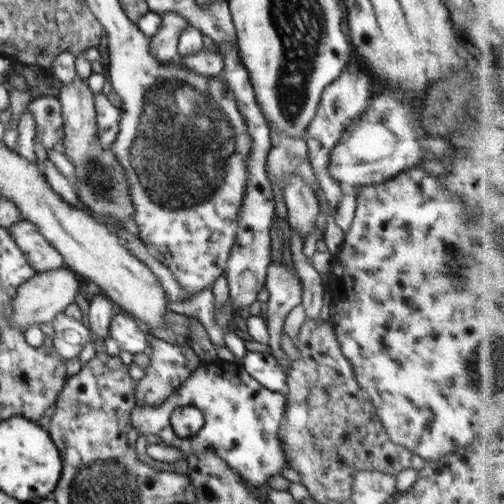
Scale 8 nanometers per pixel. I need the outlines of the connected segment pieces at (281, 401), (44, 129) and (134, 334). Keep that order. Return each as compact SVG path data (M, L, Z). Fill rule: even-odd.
M216 360L213 363L205 363L199 366L188 378L186 383L172 394L165 403L158 407L136 407L131 415L131 427L136 428L139 435L154 435L158 437L158 444L178 448L187 454L196 452L214 452L220 456L231 470L239 476L240 480L256 490L263 484L269 484L272 475L280 475L280 469L287 467L287 461L281 450L279 442L280 424L283 423L287 396L283 393L272 392L259 384L256 379L244 370L242 364L236 361ZM177 408L194 408L204 418L203 426L194 436L181 438L173 430L171 417Z
M52 95L31 97L27 111L36 122L36 140L48 148L58 148L63 144L63 116L59 99Z
M114 315L109 326L109 334L116 340L120 350L127 350L133 355L145 352L148 346L149 334L140 330L140 326L130 315Z

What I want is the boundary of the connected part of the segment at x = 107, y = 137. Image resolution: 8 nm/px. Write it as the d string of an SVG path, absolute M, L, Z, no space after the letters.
M102 92L94 95L94 106L96 106L98 144L102 148L109 148L120 131L120 109L116 108Z

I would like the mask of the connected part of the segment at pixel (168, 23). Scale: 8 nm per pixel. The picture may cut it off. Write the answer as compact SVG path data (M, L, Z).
M172 11L163 12L161 16L162 25L158 27L156 34L151 36L150 51L162 64L173 63L180 58L177 43L180 33L189 25L188 20Z

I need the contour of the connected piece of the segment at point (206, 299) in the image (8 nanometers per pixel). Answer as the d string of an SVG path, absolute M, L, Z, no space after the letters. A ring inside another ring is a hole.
M212 286L200 290L200 292L188 297L184 301L170 301L168 309L174 313L193 316L205 327L211 342L215 346L222 346L224 331L214 320L214 295Z

